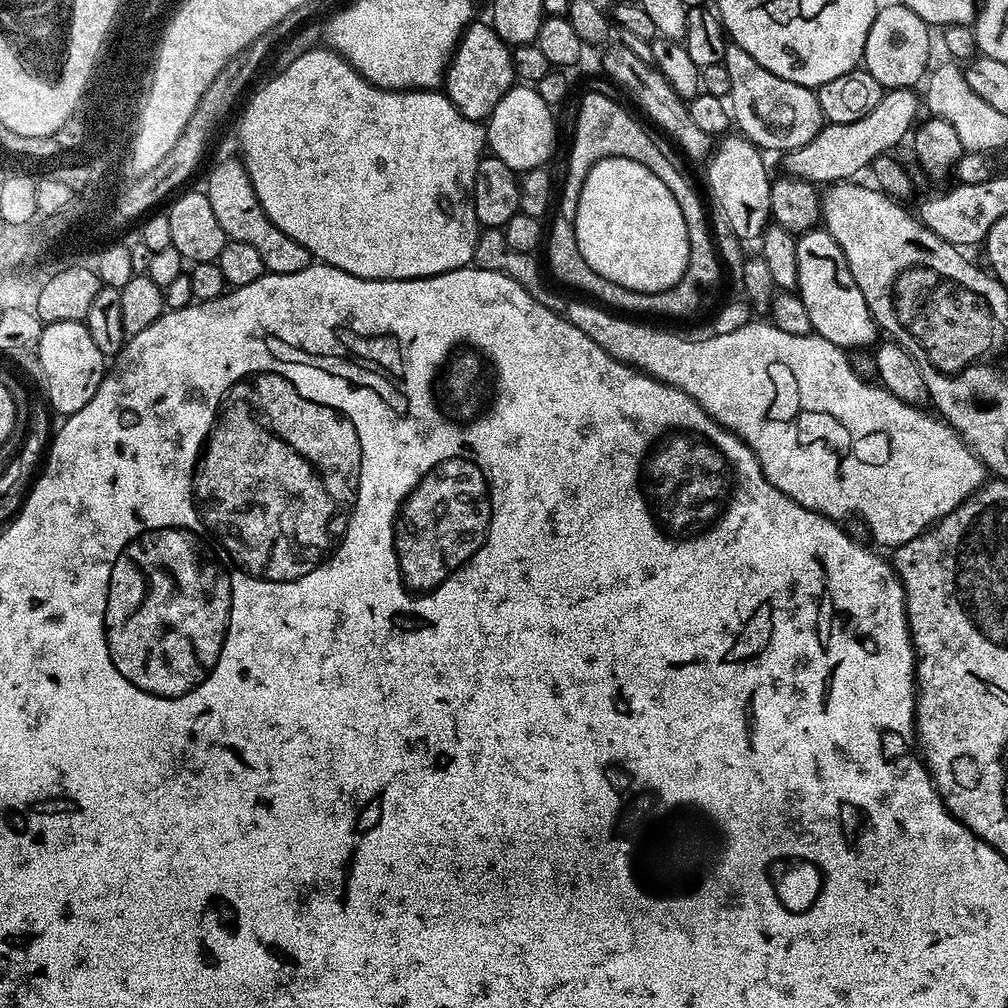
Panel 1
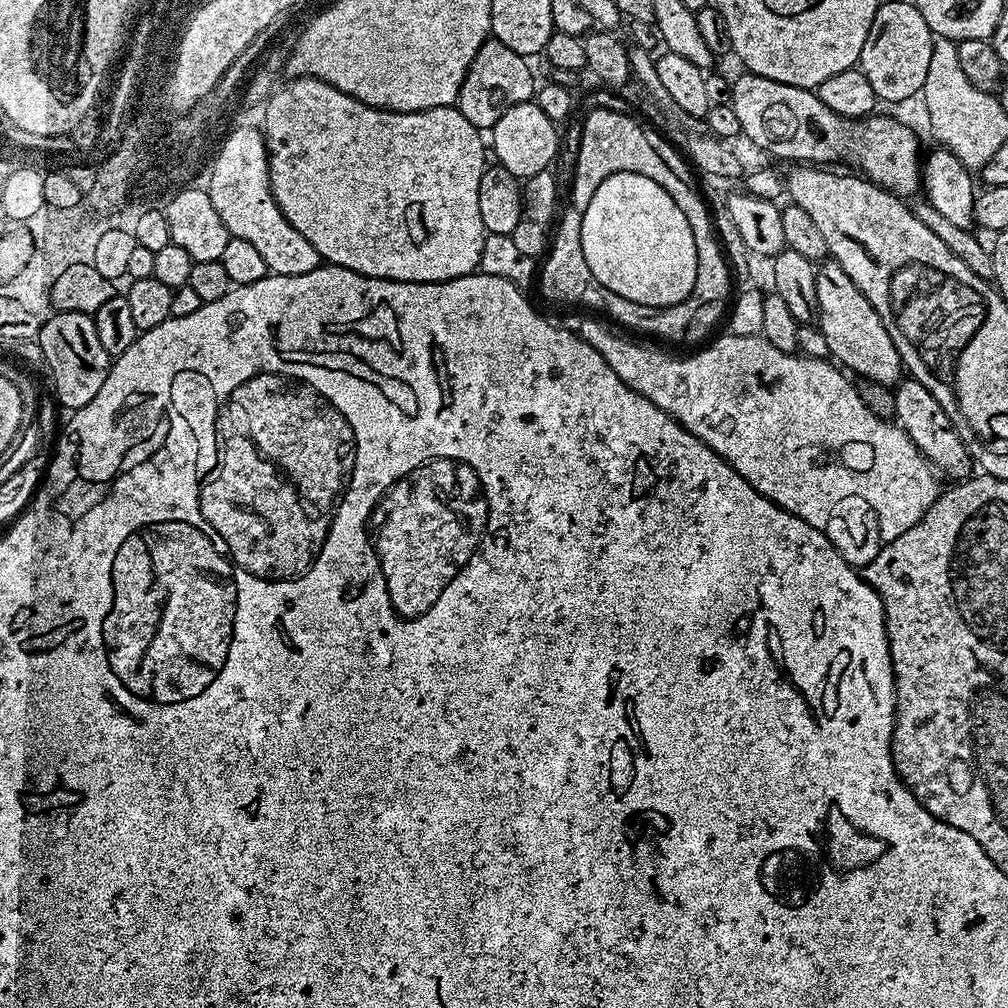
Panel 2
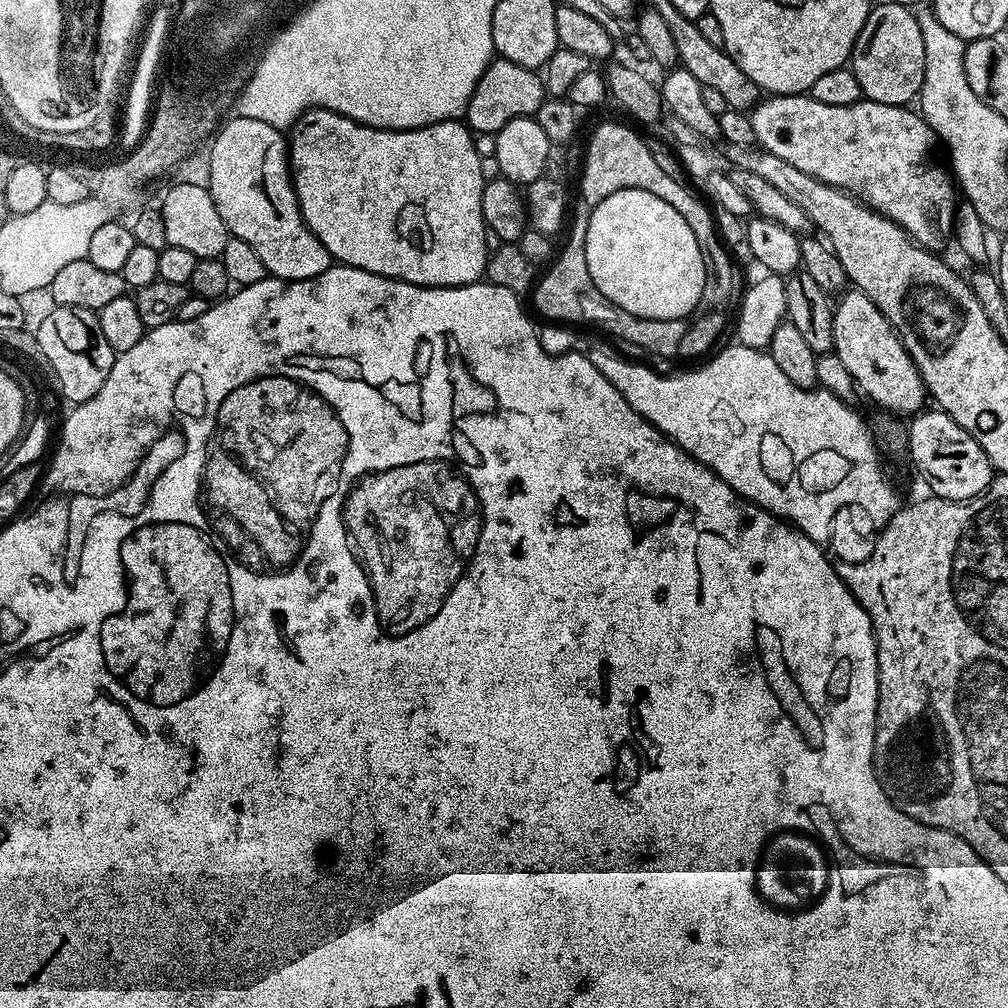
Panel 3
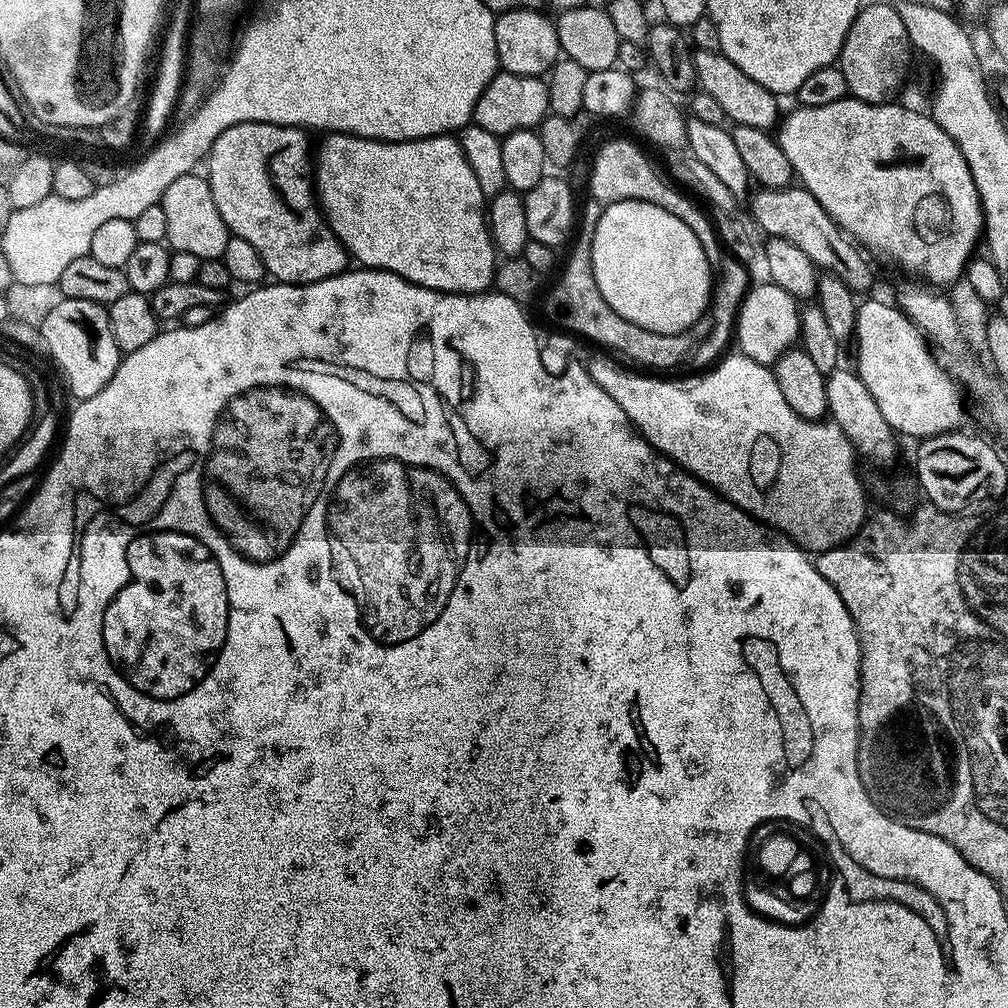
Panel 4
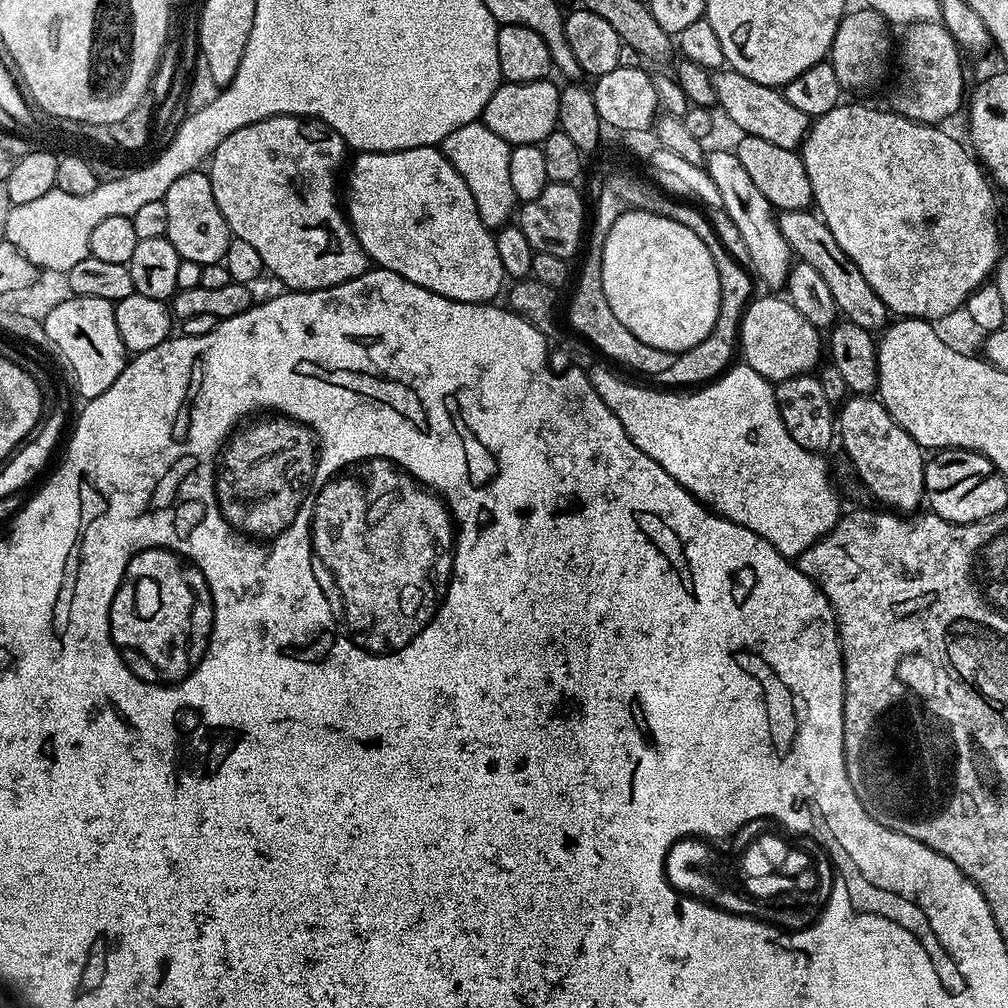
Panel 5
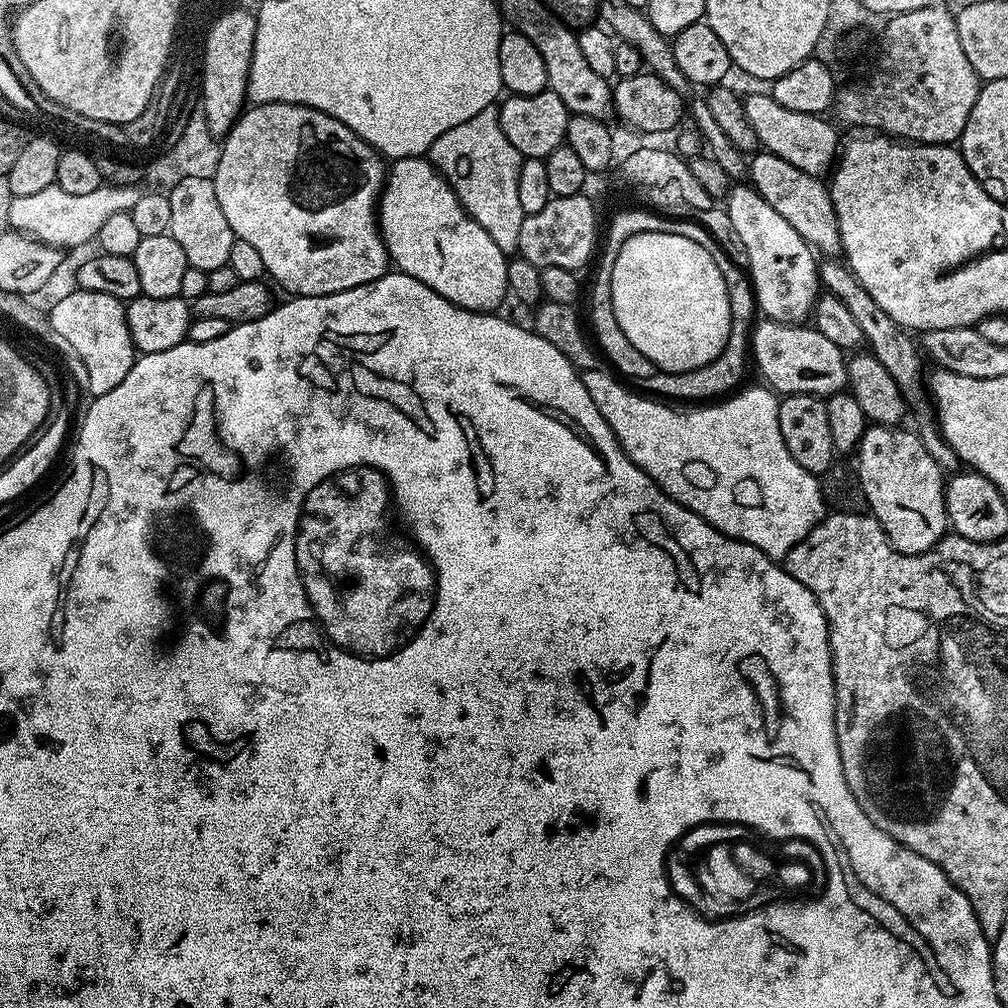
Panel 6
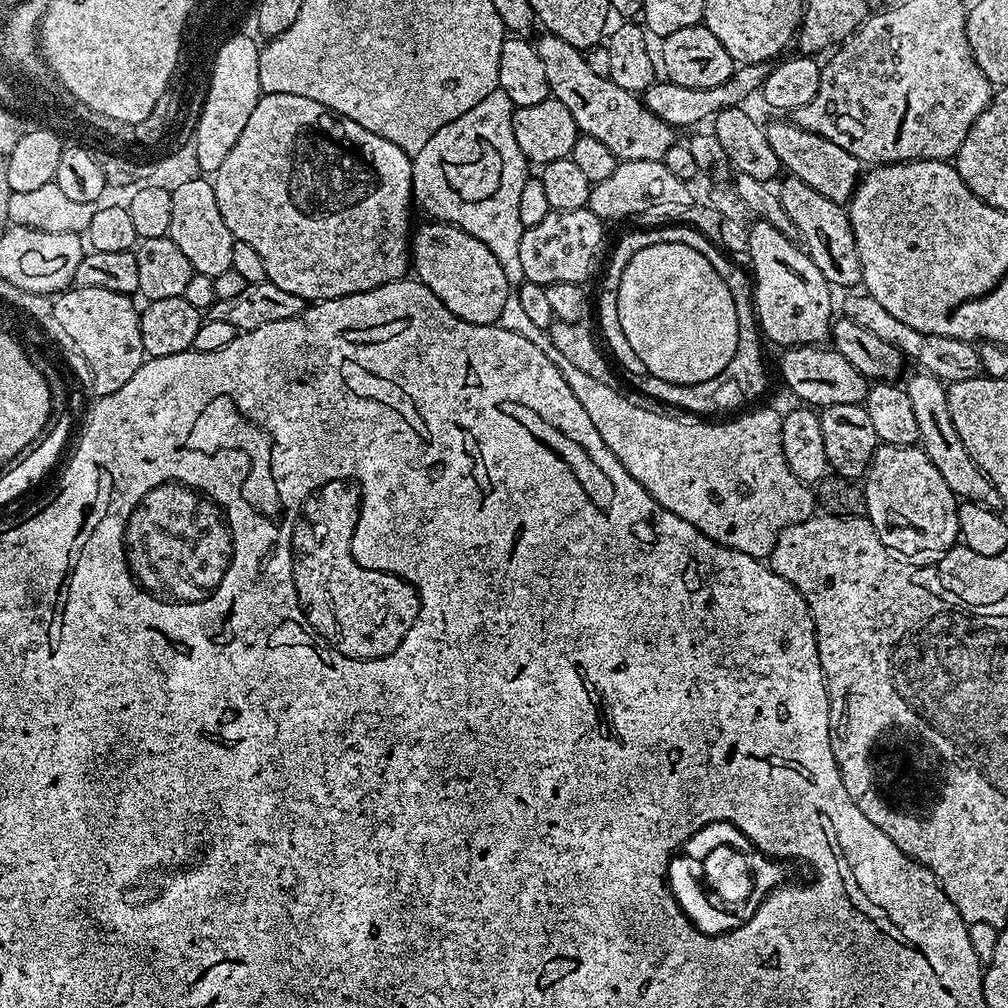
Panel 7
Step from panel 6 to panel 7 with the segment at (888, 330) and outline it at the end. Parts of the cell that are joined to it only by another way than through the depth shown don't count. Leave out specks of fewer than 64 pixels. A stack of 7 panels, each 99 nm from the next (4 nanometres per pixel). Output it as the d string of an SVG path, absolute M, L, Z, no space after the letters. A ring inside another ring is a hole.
M923 370L915 374L917 376L910 377L908 384L906 383L906 391L914 409L914 418L918 421L919 447L928 455L930 462L942 474L943 481L957 498L970 504L999 509L1001 502L998 490L992 485L988 475L976 465L974 458L970 458L966 446L962 446L962 438L958 435L958 429L954 427L954 418L950 414L945 381Z

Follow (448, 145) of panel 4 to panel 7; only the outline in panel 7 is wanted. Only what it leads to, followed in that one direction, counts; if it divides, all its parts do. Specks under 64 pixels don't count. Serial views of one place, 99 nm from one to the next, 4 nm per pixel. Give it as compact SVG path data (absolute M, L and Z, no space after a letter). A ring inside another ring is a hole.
M427 222L410 240L410 264L415 279L425 284L458 318L471 324L496 324L510 295L510 285L498 258L478 238L453 224Z

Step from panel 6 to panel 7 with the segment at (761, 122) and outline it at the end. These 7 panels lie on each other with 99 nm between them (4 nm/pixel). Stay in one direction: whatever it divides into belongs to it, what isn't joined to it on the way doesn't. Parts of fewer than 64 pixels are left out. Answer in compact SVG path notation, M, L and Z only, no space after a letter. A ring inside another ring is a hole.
M776 119L780 120L774 121L772 125L769 123L766 131L770 138L770 147L780 159L781 169L806 182L810 190L818 190L818 194L830 198L830 202L847 205L855 194L857 183L862 176L860 160L854 158L854 154L842 150L842 146L830 142L830 138L822 138L810 130L800 128L791 119Z

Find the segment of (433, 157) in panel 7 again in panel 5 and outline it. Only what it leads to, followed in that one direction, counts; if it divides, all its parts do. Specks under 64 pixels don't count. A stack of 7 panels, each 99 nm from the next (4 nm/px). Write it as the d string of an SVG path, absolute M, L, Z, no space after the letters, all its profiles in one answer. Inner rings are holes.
M482 122L467 124L458 130L454 130L444 139L442 151L462 174L470 194L474 196L474 202L478 206L478 214L482 222L490 230L503 228L513 219L514 209L518 201L514 194L514 186L510 186L510 154L512 148L494 130L490 130Z

